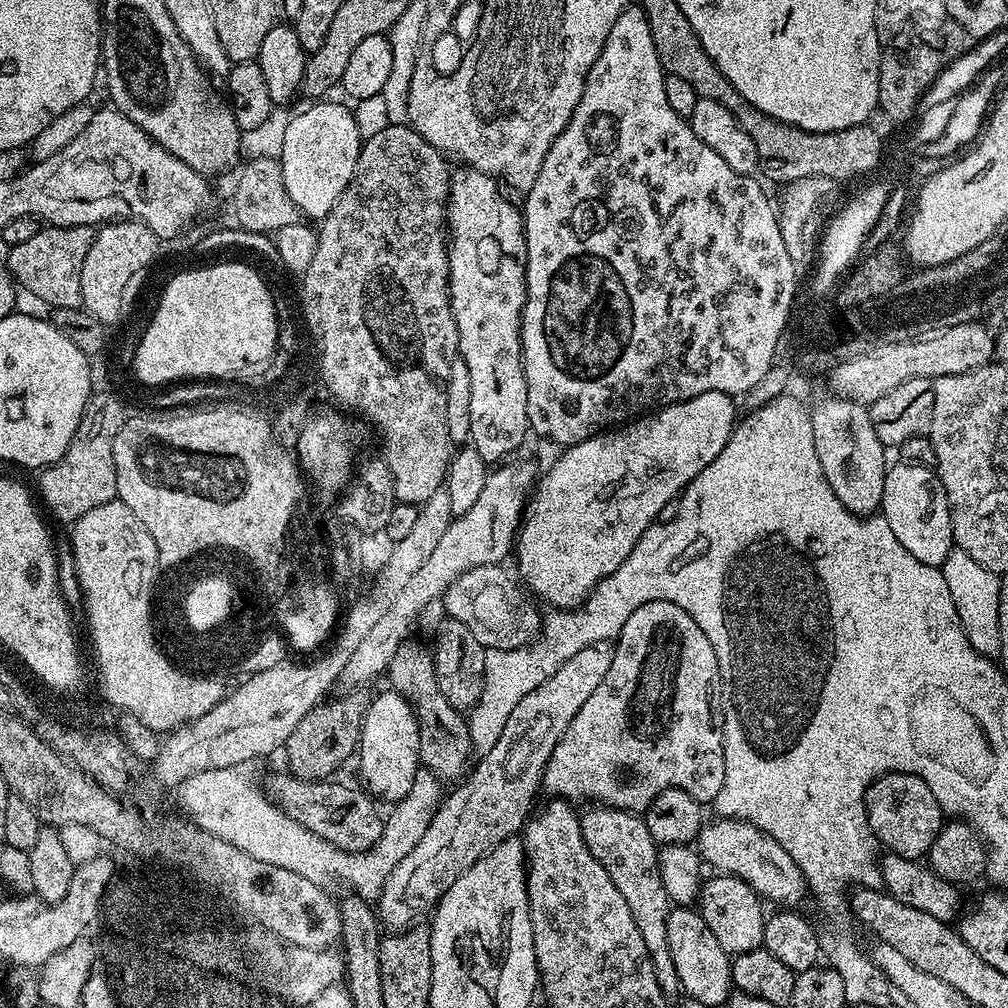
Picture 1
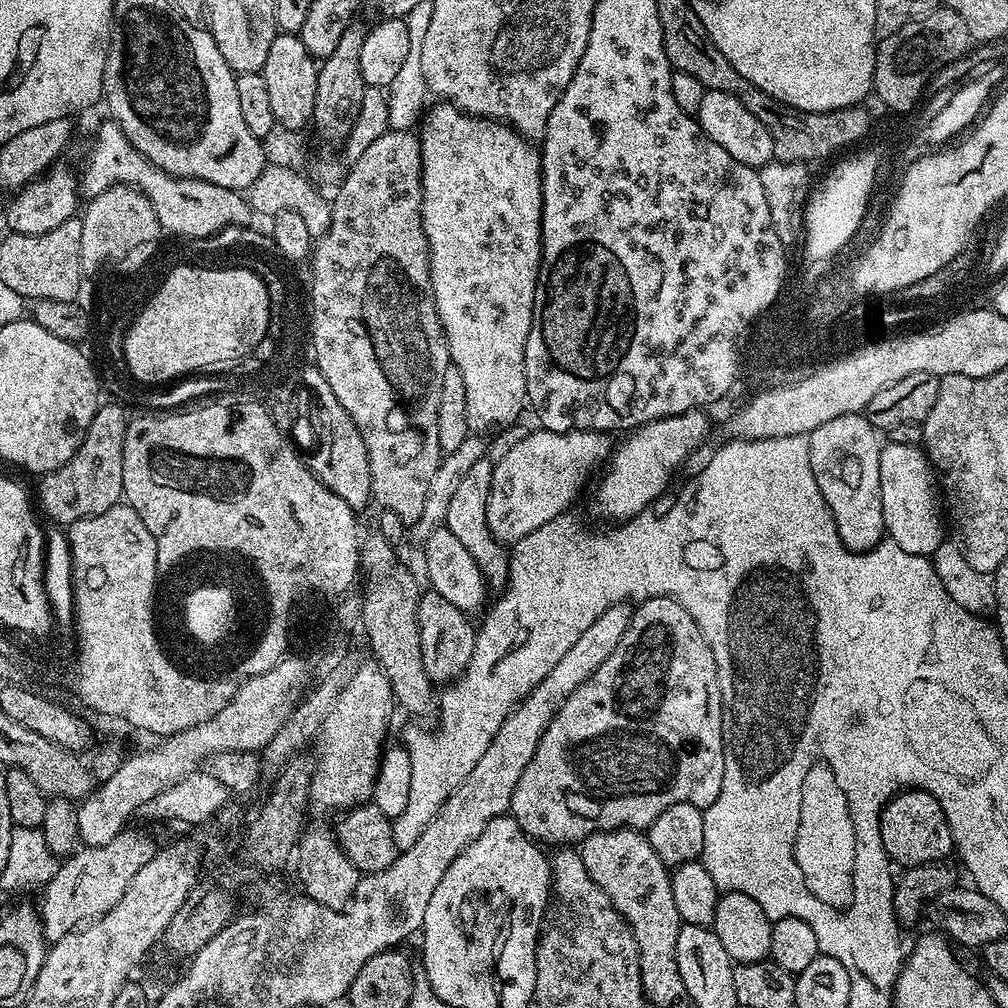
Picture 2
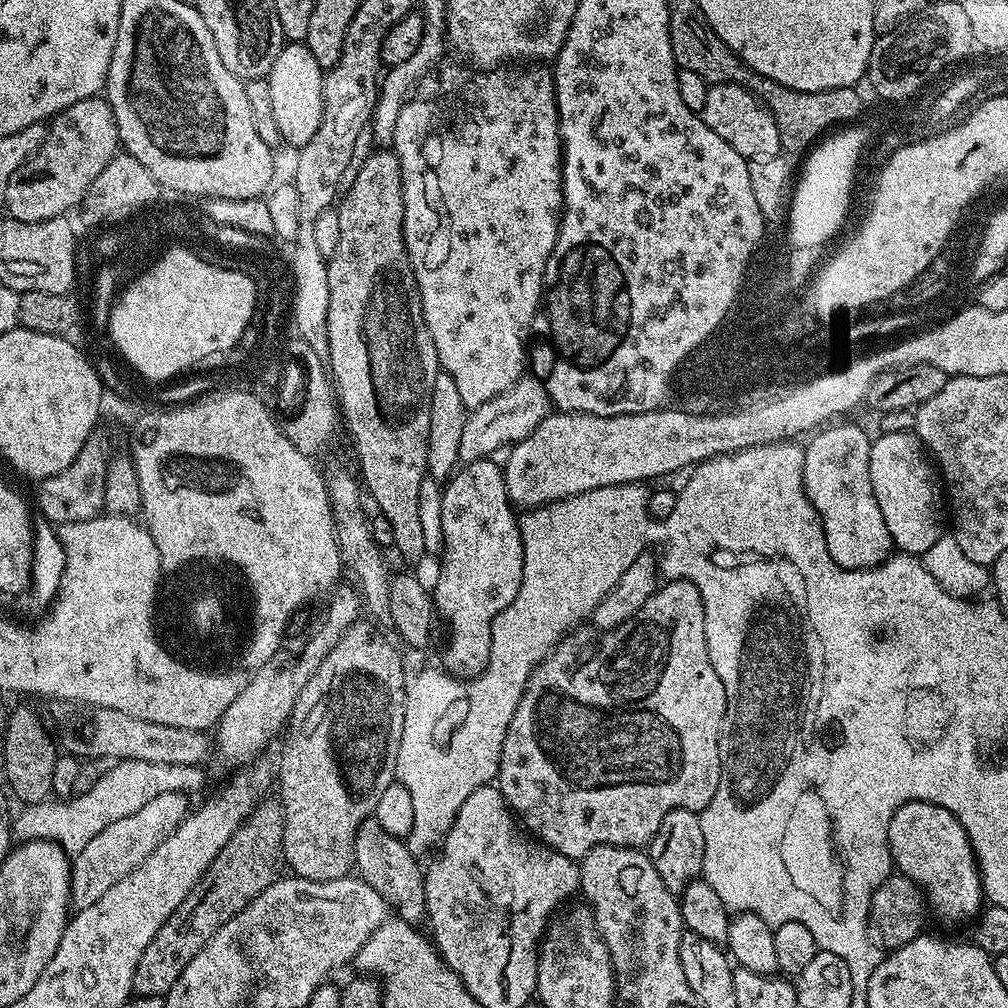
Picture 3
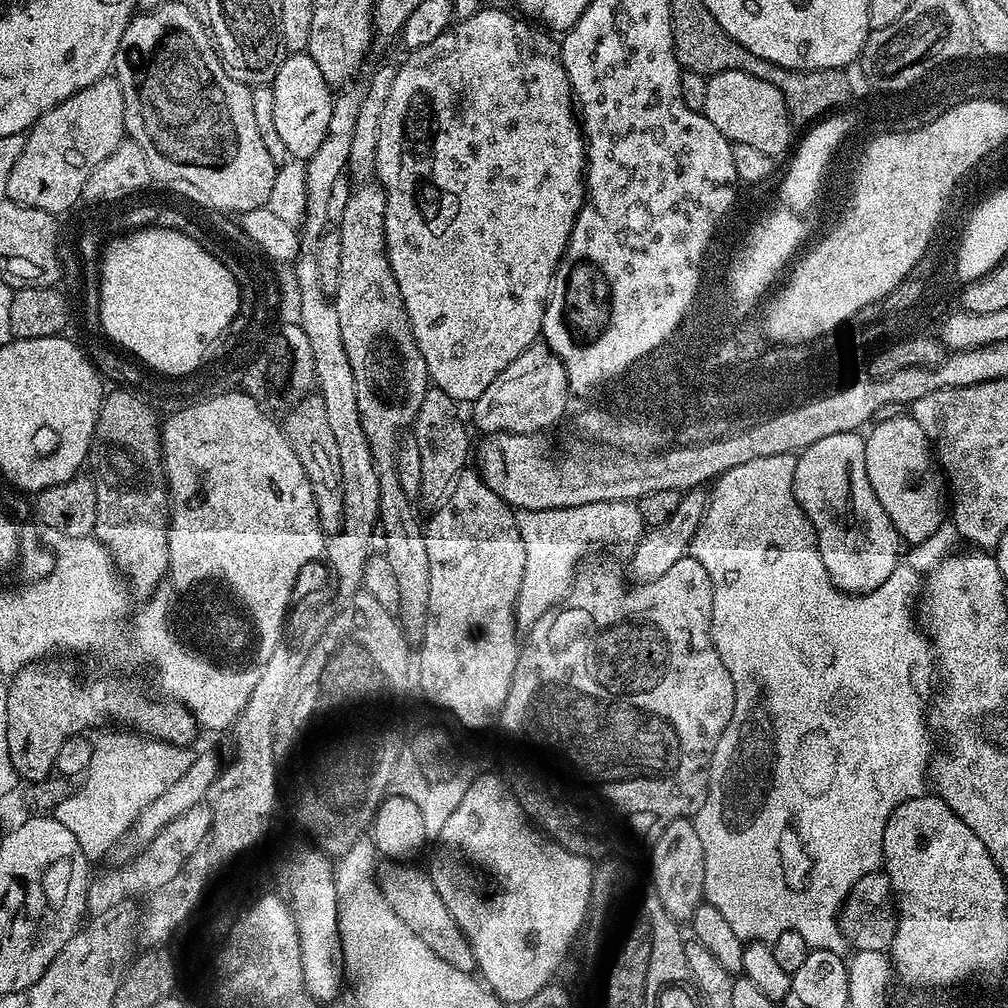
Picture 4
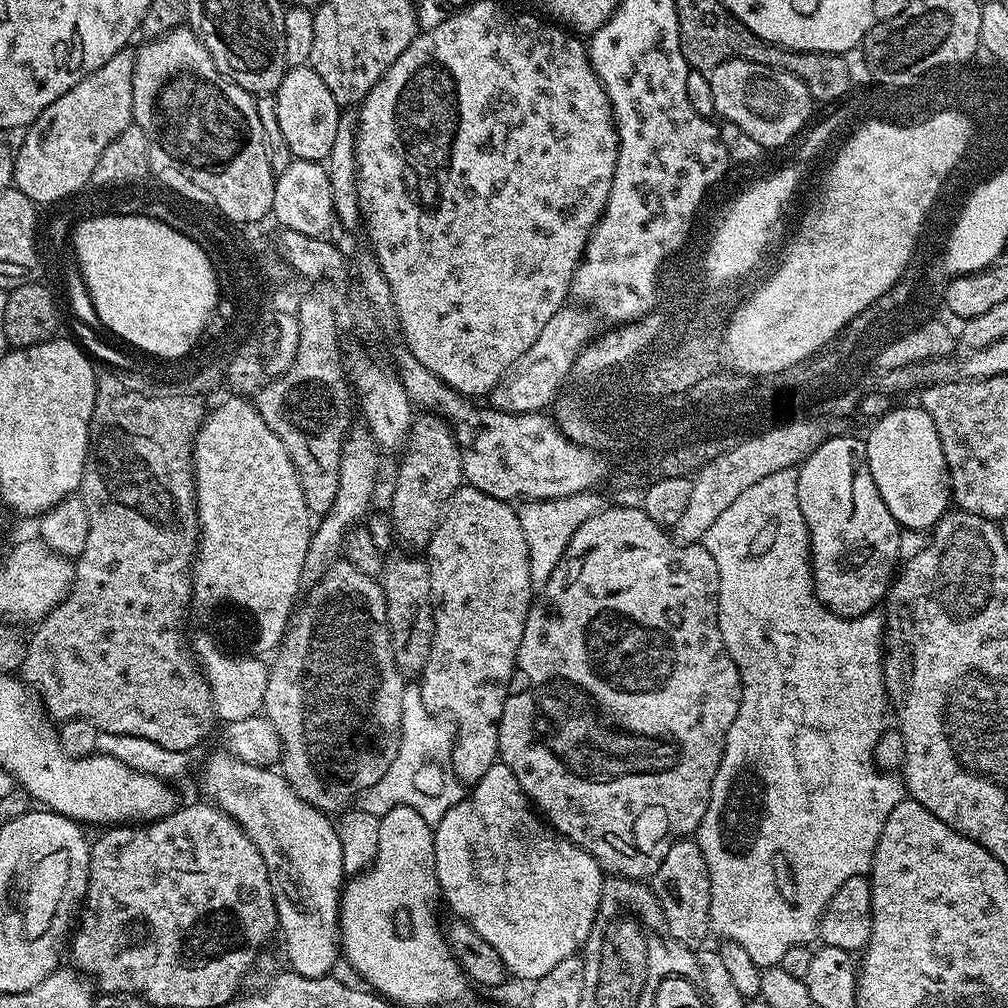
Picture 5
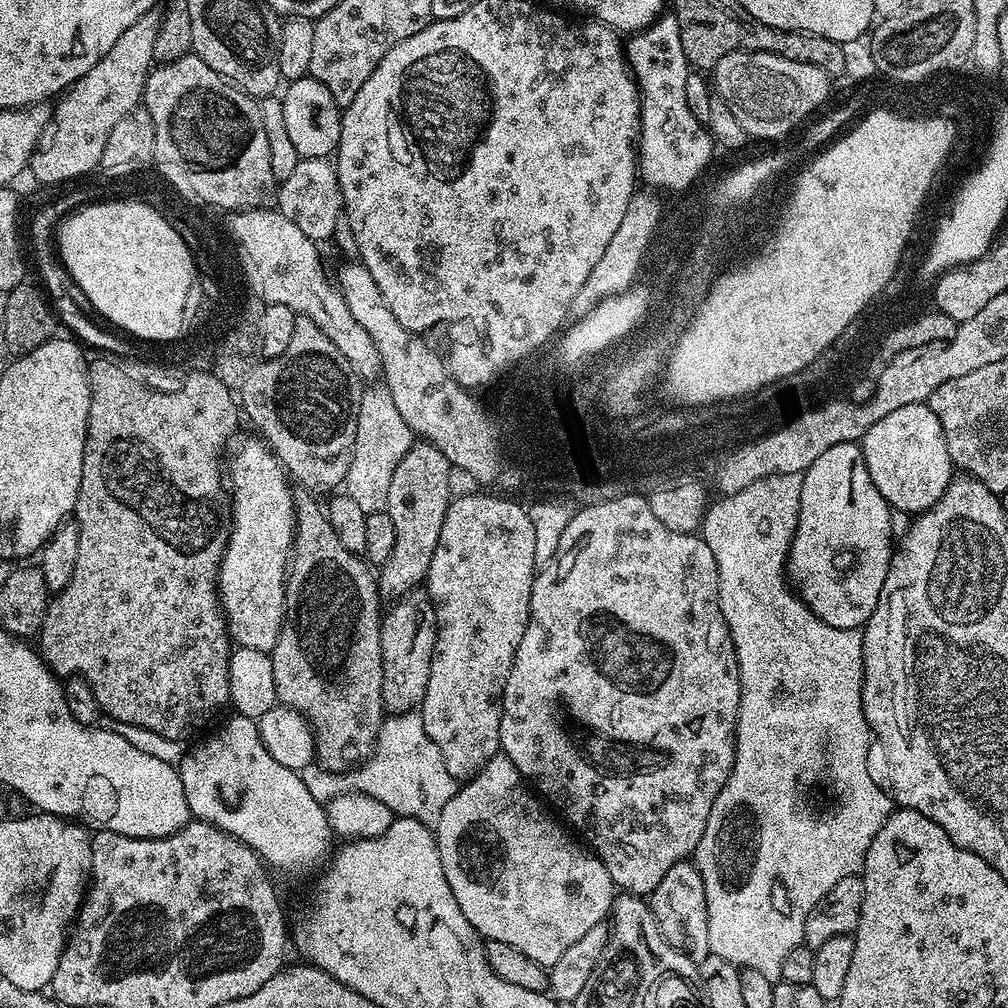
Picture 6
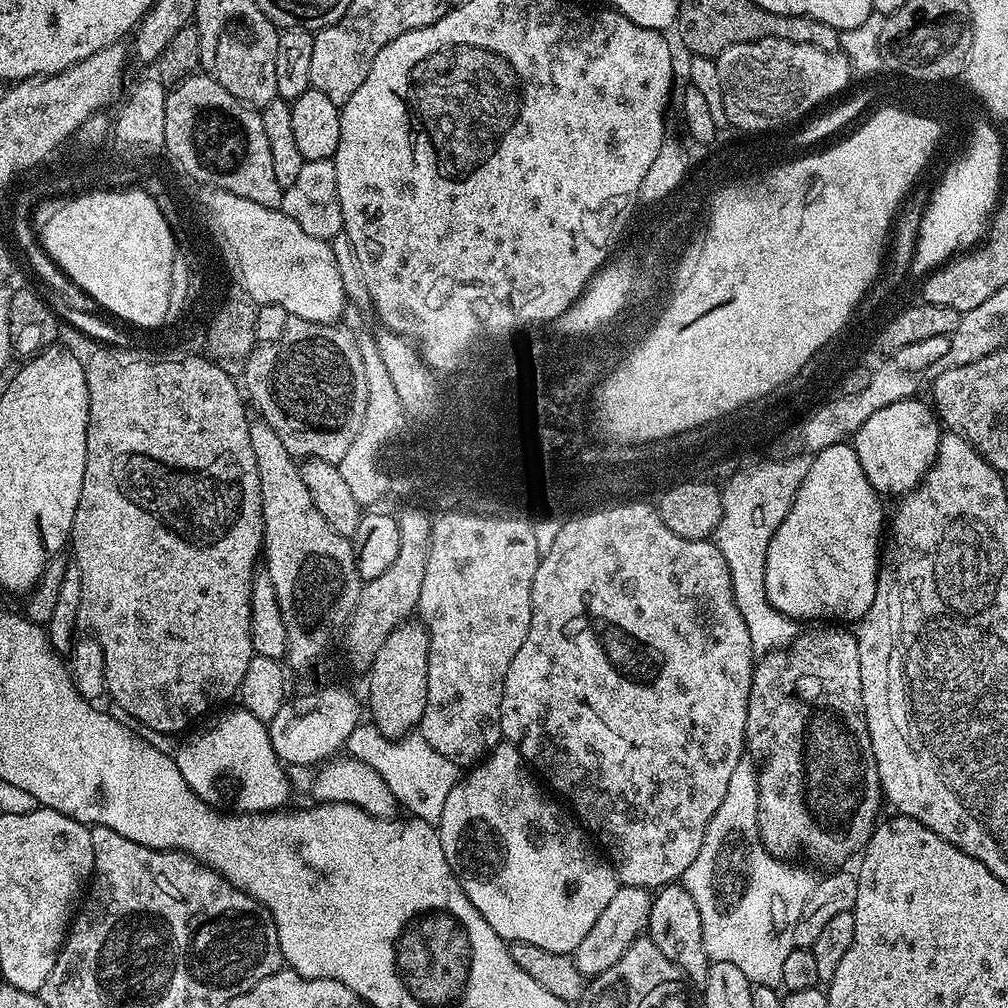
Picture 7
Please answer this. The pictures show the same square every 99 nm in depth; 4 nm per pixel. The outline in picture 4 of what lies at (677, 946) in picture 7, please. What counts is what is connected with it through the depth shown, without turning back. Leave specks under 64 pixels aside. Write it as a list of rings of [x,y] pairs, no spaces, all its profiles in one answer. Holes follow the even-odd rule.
[[[691,819],[675,820],[662,830],[656,843],[651,845],[652,880],[651,887],[656,889],[658,898],[666,914],[677,922],[691,921],[700,904],[705,903],[704,883],[706,882],[706,858],[702,854],[702,842],[698,830]]]

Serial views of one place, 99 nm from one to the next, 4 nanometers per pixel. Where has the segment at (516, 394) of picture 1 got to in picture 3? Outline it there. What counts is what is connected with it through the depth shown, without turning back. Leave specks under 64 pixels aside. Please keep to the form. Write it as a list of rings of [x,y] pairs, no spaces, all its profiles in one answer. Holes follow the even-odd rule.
[[[528,66],[525,72],[500,72],[504,70],[473,70],[452,68],[444,72],[440,80],[444,84],[456,84],[453,92],[444,92],[441,96],[432,96],[429,100],[409,98],[404,101],[394,126],[391,151],[396,153],[400,177],[402,178],[402,230],[404,231],[404,249],[408,251],[408,261],[416,279],[420,294],[422,318],[430,338],[434,340],[434,350],[438,350],[440,367],[458,386],[465,409],[471,410],[490,402],[498,394],[508,391],[515,380],[526,372],[526,344],[524,331],[532,328],[532,319],[540,311],[544,295],[544,271],[546,262],[556,245],[560,217],[564,206],[562,187],[562,145],[560,142],[560,122],[556,114],[556,81],[553,73],[544,66]]]

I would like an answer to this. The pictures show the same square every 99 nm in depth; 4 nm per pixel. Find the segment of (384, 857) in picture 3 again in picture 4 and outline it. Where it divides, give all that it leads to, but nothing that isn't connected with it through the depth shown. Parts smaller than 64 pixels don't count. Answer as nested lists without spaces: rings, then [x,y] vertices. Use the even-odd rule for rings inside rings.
[[[390,859],[377,863],[376,880],[384,901],[391,906],[394,914],[398,914],[398,918],[402,918],[402,922],[406,922],[406,926],[410,926],[410,930],[414,930],[414,934],[418,934],[418,938],[422,938],[422,942],[426,942],[426,946],[430,946],[430,950],[434,950],[434,954],[438,954],[438,958],[442,958],[442,962],[450,962],[454,970],[475,973],[474,950],[464,937],[464,931],[454,922],[450,910],[446,910],[446,902],[442,902],[431,875],[414,865]]]

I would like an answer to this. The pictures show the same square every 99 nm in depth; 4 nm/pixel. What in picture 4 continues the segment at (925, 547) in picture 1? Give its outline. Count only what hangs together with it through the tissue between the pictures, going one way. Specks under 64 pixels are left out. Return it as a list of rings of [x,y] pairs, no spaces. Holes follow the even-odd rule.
[[[905,414],[902,418],[893,418],[890,422],[872,424],[870,430],[872,433],[864,436],[866,474],[870,478],[870,486],[878,502],[882,502],[882,510],[890,514],[890,522],[894,522],[901,541],[909,545],[925,542],[926,538],[934,534],[946,520],[946,488],[934,459],[933,445],[922,426],[918,426],[918,422],[910,414]]]

